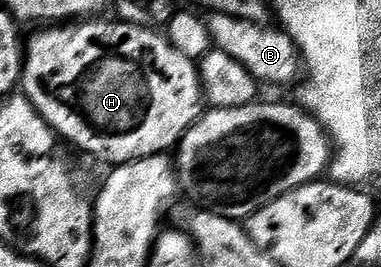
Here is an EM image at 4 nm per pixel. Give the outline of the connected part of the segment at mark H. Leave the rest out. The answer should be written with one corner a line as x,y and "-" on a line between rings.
88,17
83,21
72,21
67,25
48,25
37,35
27,36
26,46
22,51
22,70
20,73
19,90
34,105
34,109
45,119
48,126
56,132
61,140
69,139
80,151
93,155
96,159
105,159
108,165
132,163
136,159
145,159
151,155
162,155
171,152
179,144
185,131
189,131
194,122
192,115
192,98
198,95
198,83
194,78
194,60
182,57
178,49
168,42
159,30
151,26
139,27
136,23
115,23
112,19
104,17

